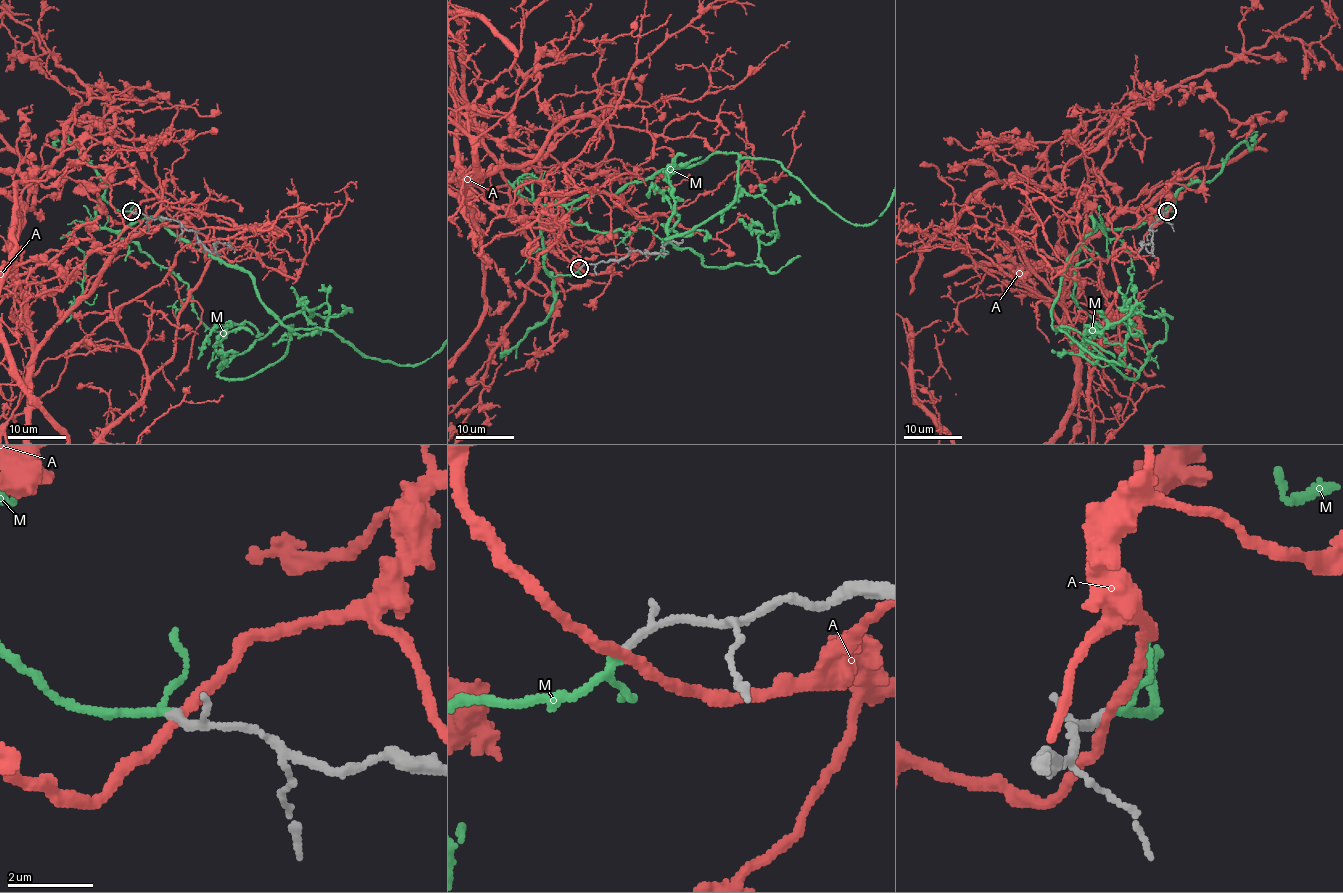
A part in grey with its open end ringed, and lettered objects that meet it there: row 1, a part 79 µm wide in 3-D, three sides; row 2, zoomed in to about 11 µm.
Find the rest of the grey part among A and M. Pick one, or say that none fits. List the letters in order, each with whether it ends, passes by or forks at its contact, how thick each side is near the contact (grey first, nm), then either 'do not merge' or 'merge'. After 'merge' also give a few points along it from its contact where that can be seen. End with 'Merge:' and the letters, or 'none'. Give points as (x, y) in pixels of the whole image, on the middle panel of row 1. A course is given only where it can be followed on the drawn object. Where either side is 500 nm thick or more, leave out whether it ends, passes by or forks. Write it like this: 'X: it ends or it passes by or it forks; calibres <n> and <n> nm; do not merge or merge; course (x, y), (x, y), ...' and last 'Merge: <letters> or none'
A: it passes by; calibres 150 and 240 nm; do not merge
M: it passes by; calibres 150 and 140 nm; merge; course (579, 268), (550, 204), (736, 153), (666, 239), (775, 237), (761, 195), (720, 223)
Merge: M

